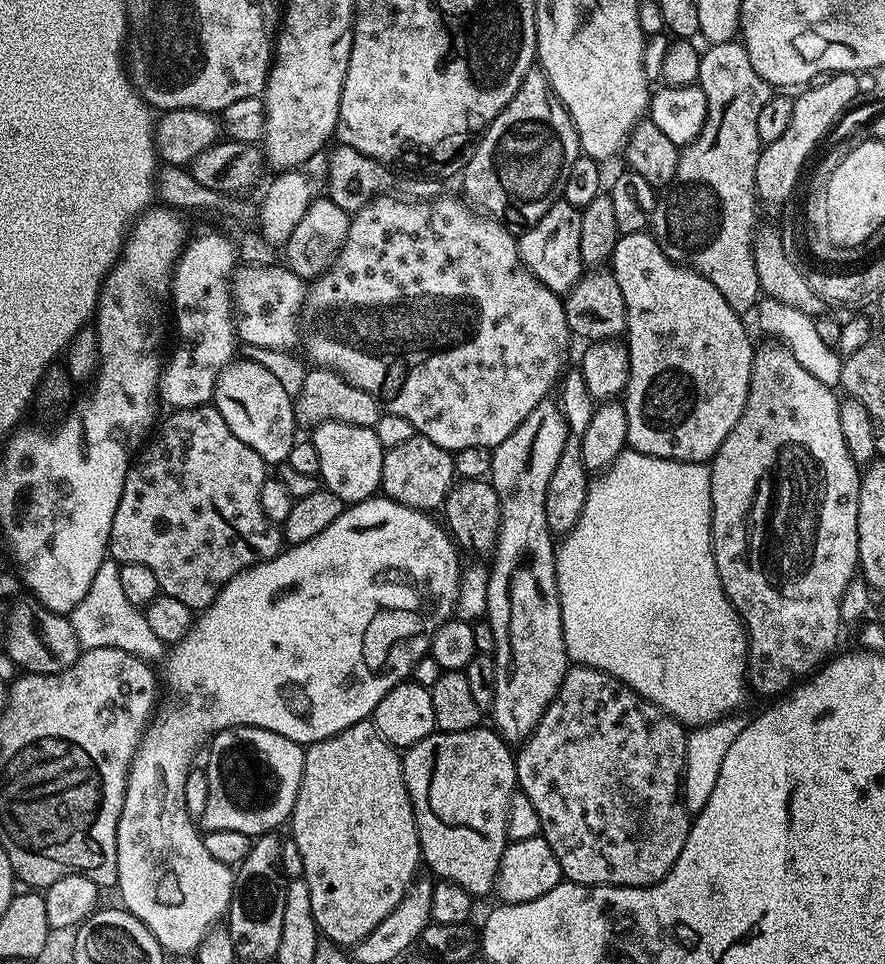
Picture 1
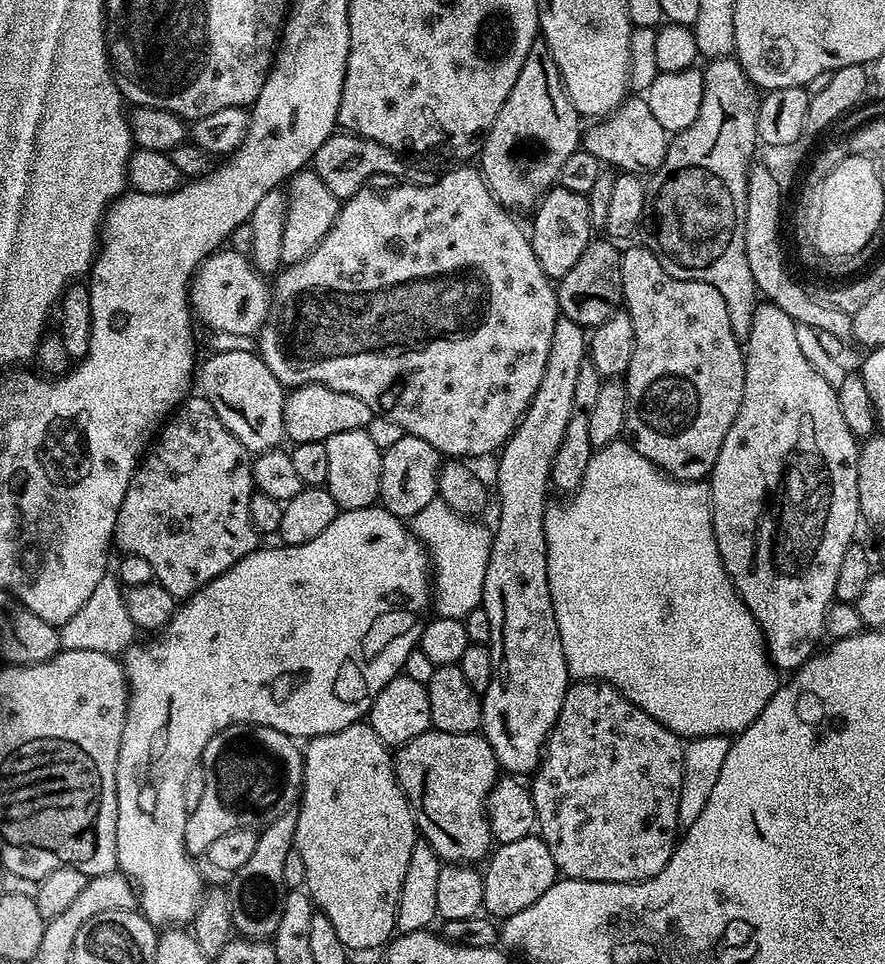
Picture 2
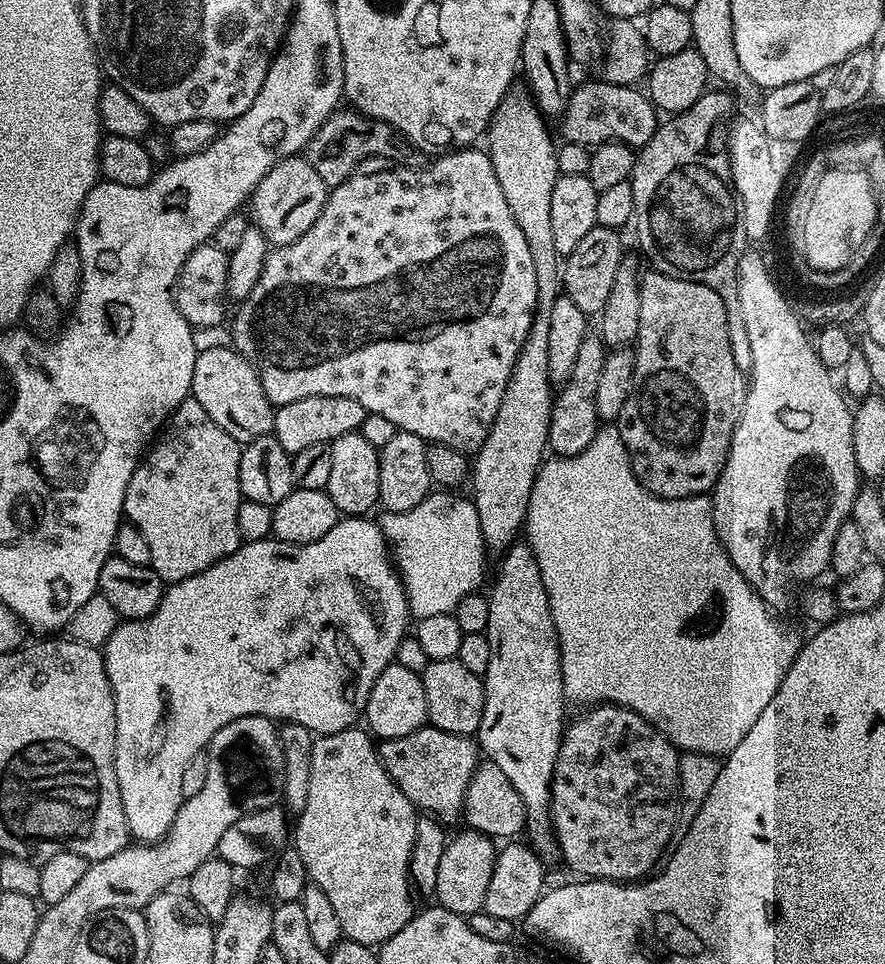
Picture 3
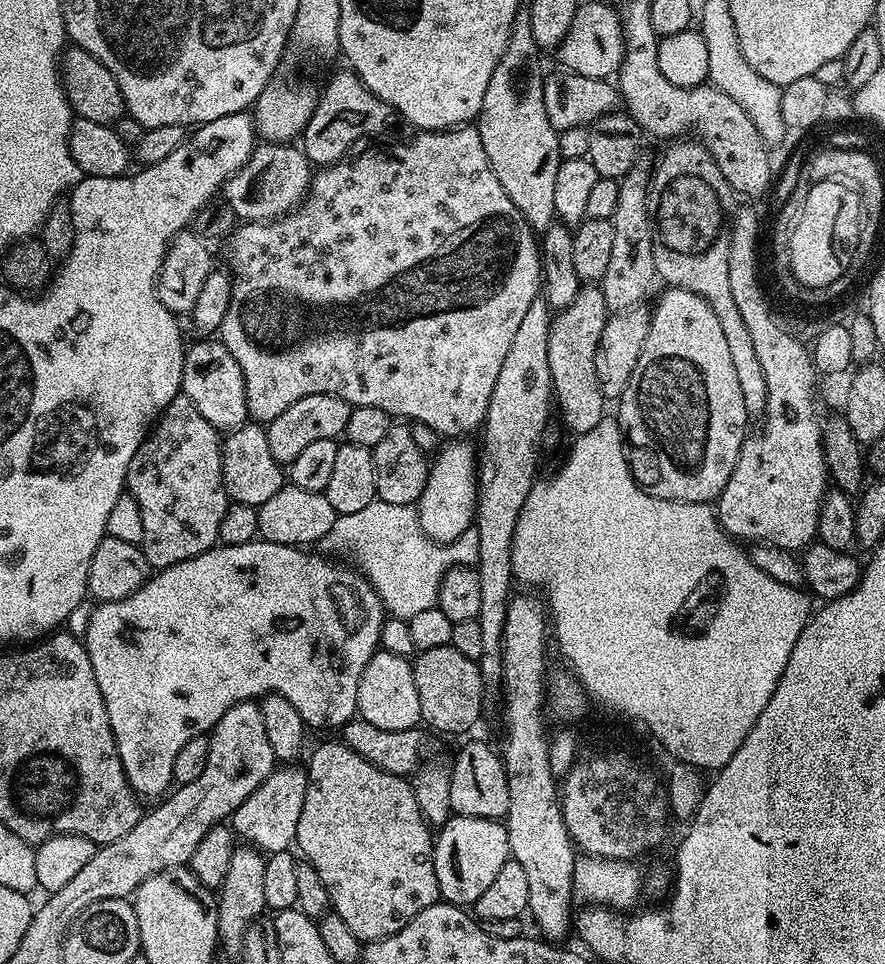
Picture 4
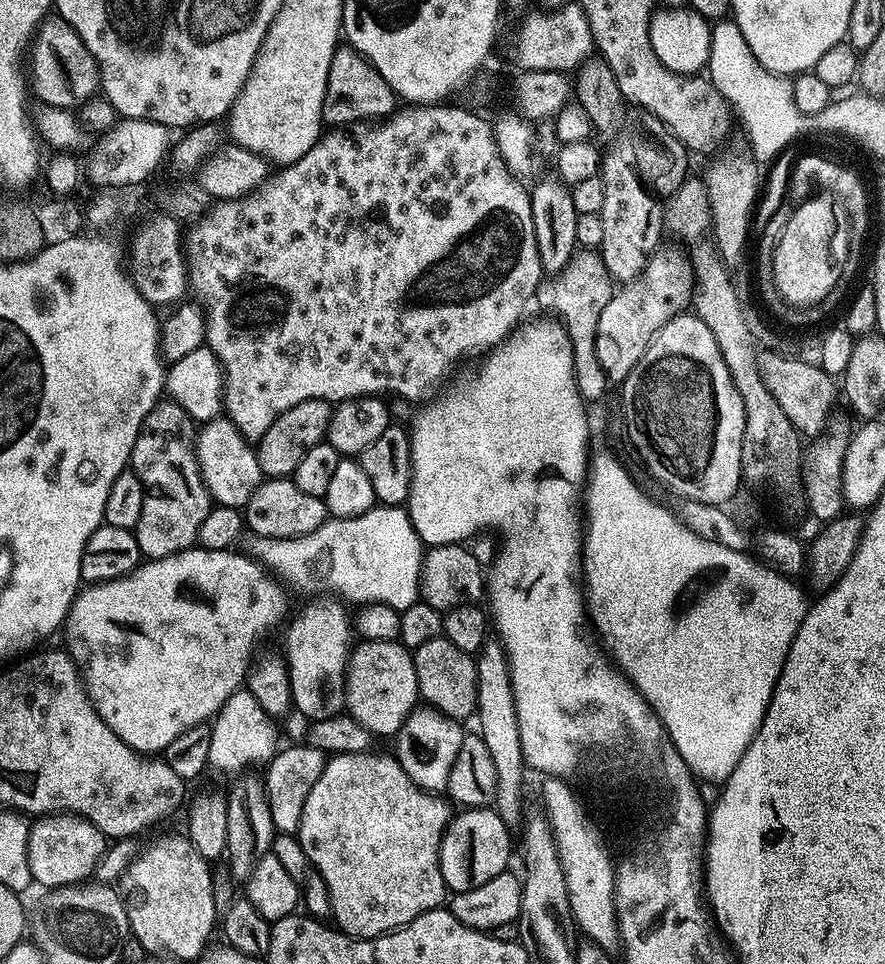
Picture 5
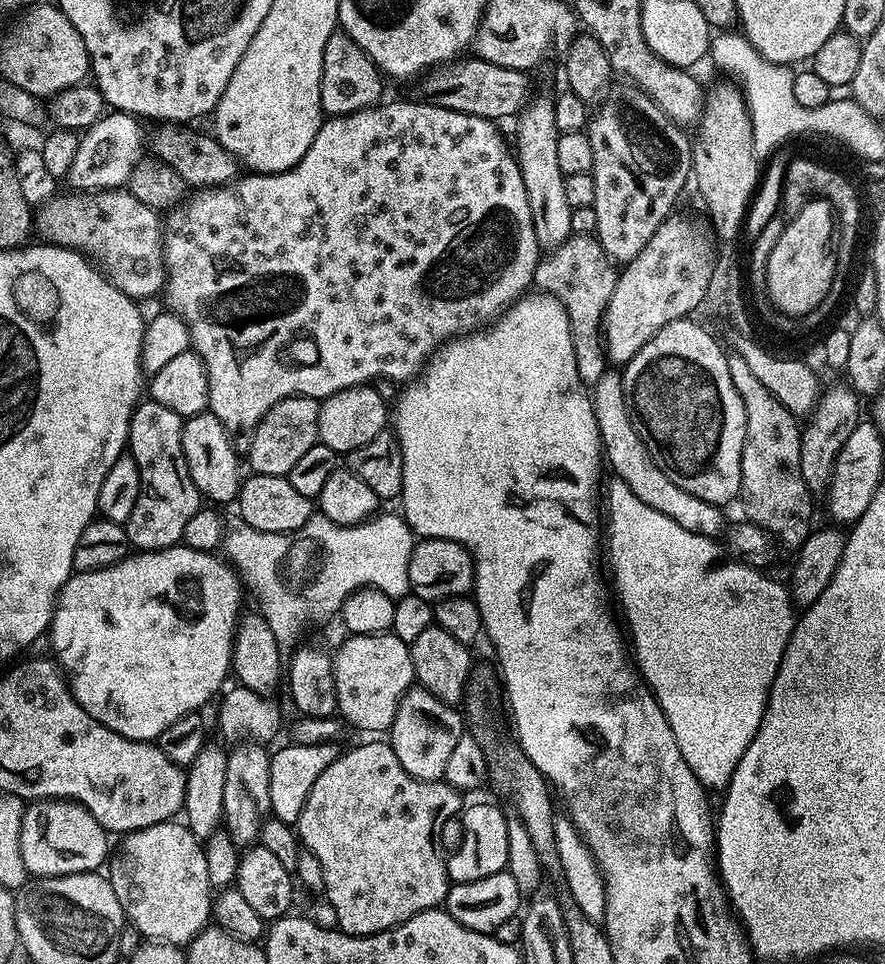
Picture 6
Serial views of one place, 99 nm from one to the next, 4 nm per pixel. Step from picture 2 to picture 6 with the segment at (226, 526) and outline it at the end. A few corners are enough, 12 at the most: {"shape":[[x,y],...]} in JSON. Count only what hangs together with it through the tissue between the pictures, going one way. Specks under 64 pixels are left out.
{"shape":[[144,398],[127,447],[140,497],[133,549],[177,547],[202,507],[182,454],[184,420]]}

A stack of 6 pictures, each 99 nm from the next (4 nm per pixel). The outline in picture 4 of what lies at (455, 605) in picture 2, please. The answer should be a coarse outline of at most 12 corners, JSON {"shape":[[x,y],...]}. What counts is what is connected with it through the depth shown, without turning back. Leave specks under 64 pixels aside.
{"shape":[[372,500],[337,515],[320,548],[348,558],[385,611],[435,607],[451,568],[474,566],[478,530],[449,544],[419,509]]}

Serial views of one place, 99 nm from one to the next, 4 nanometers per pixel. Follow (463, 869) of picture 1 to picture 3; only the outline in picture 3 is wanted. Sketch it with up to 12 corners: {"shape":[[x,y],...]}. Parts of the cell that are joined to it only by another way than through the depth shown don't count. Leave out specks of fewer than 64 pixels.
{"shape":[[425,726],[380,740],[386,774],[421,813],[461,819],[469,737]]}

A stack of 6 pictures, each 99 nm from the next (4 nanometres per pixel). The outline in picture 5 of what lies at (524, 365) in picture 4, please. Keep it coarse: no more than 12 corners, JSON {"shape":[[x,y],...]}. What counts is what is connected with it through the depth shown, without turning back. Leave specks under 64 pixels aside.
{"shape":[[499,639],[474,659],[474,720],[498,774],[494,810],[519,825],[526,765]]}

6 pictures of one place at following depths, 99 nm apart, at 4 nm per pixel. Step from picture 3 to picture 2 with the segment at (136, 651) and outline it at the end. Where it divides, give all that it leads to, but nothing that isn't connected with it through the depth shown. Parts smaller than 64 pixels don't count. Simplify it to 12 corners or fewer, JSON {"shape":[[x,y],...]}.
{"shape":[[382,506],[257,547],[122,656],[119,871],[206,883],[186,774],[235,724],[346,730],[430,561]]}

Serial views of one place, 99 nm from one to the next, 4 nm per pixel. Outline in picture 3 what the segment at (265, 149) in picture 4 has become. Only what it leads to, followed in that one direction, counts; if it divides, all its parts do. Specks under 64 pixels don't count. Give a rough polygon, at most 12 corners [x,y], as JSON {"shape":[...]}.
{"shape":[[303,155],[278,162],[250,197],[269,245],[298,242],[330,185]]}

